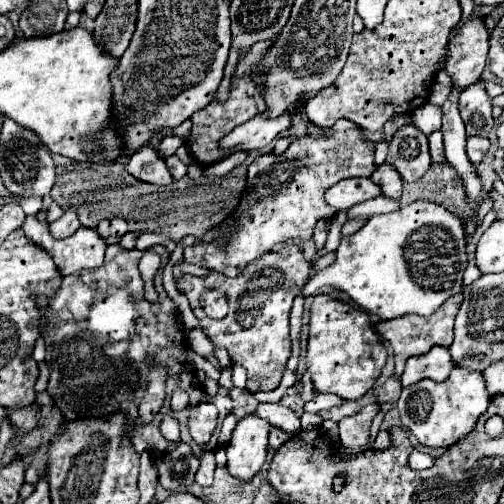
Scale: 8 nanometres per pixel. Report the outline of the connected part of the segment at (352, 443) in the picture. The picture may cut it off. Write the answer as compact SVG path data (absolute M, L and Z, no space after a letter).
M365 405L357 415L343 418L339 423L339 436L343 447L359 449L370 438L373 417L379 413L379 405Z

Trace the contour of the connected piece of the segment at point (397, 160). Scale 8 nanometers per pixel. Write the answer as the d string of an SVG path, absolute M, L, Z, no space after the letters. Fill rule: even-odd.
M403 125L389 143L387 163L399 171L403 181L419 181L431 167L427 135L415 125Z

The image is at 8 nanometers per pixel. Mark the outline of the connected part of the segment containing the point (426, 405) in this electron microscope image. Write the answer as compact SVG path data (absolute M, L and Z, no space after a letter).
M455 367L451 377L437 383L431 379L423 379L407 389L403 389L397 409L401 413L403 427L417 437L421 445L427 445L431 449L439 447L451 447L463 437L467 437L473 429L477 419L487 411L489 407L489 393L483 379L483 371L463 369Z

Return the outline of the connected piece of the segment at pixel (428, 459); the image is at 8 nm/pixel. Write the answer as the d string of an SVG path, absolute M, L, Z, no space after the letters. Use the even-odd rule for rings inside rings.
M413 451L413 453L409 455L409 467L411 467L411 469L417 469L417 471L431 467L431 465L433 465L433 461L435 461L435 459L433 459L429 453Z

